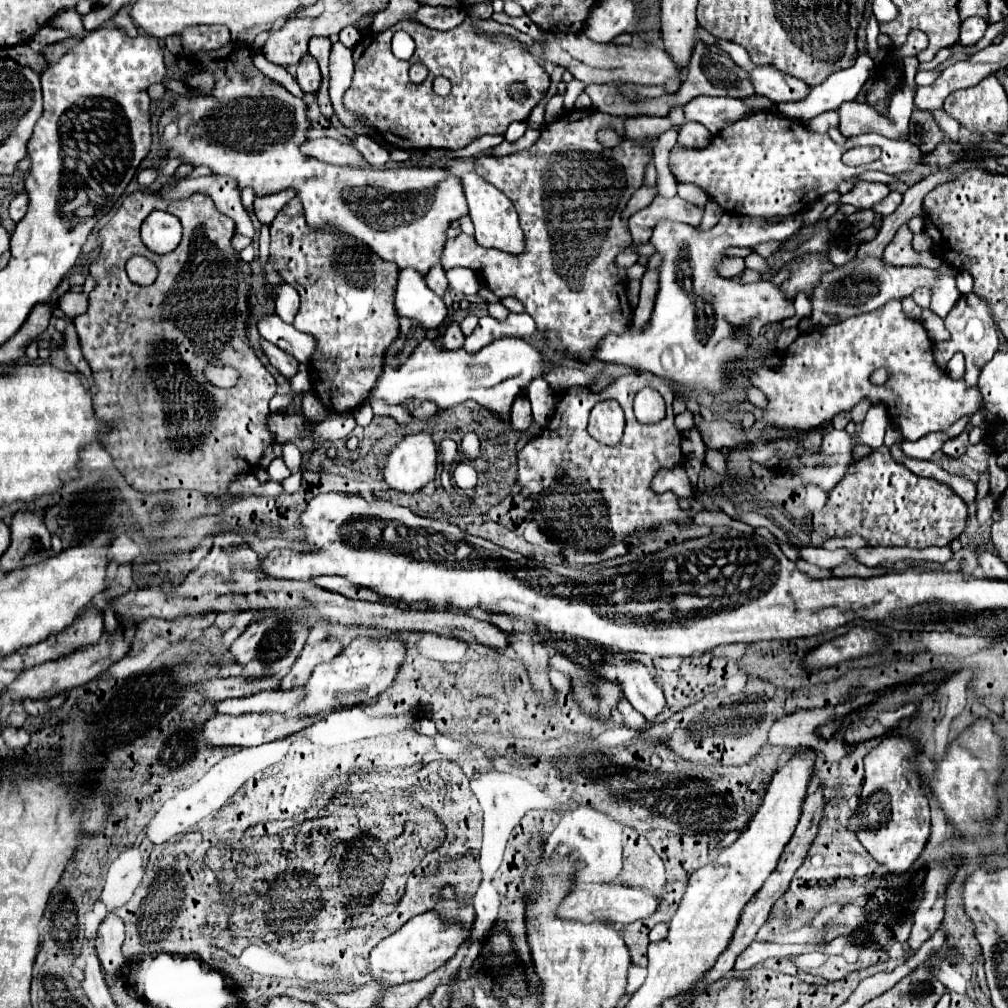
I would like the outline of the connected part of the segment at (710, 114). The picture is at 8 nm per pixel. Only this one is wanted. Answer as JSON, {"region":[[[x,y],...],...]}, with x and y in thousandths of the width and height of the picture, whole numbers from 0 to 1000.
{"region":[[[691,95],[679,105],[679,111],[682,120],[693,121],[709,134],[723,122],[743,114],[745,108],[733,98]]]}

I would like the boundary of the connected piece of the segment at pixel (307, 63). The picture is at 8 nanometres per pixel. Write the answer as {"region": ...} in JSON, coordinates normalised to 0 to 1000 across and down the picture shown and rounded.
{"region":[[[303,55],[297,64],[295,64],[295,74],[293,74],[297,86],[303,92],[313,92],[316,88],[318,82],[318,72],[316,72],[316,64],[314,59],[311,55]]]}

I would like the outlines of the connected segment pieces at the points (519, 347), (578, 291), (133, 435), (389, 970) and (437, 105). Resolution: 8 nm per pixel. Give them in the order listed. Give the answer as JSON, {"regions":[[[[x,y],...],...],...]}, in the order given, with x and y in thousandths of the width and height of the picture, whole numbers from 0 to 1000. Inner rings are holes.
{"regions":[[[[497,334],[497,336],[491,336],[489,340],[485,340],[483,344],[479,344],[473,352],[465,352],[461,350],[459,346],[455,348],[438,348],[434,346],[426,336],[420,336],[412,346],[410,350],[404,354],[404,358],[400,362],[396,362],[394,366],[392,364],[386,364],[382,362],[378,372],[374,374],[372,382],[368,384],[368,388],[364,390],[364,394],[354,402],[360,404],[360,402],[370,402],[372,398],[382,398],[386,404],[390,402],[396,402],[400,398],[406,398],[406,396],[416,396],[416,398],[430,398],[434,400],[436,406],[445,406],[449,402],[455,402],[463,396],[469,396],[473,398],[475,402],[483,404],[489,412],[497,414],[497,416],[505,416],[505,408],[507,408],[507,402],[509,402],[509,396],[525,382],[525,376],[529,374],[535,374],[547,360],[539,358],[535,348],[531,344],[527,344],[525,340],[521,340],[517,334]]],[[[588,108],[566,110],[564,116],[557,116],[551,122],[539,126],[537,136],[527,148],[513,150],[501,156],[479,154],[471,158],[471,172],[481,180],[489,182],[495,189],[509,197],[515,211],[517,225],[521,229],[521,249],[515,253],[497,251],[491,247],[481,247],[471,241],[463,231],[455,231],[451,237],[443,237],[438,251],[438,265],[443,269],[447,265],[465,265],[477,271],[483,285],[493,295],[513,295],[521,309],[531,316],[535,330],[551,328],[553,340],[561,352],[584,360],[590,354],[594,340],[604,332],[618,332],[626,322],[626,305],[622,301],[622,275],[620,267],[610,265],[608,255],[624,245],[626,233],[622,223],[616,221],[616,207],[624,199],[630,188],[638,184],[638,168],[644,162],[644,150],[628,140],[616,140],[612,146],[602,148],[594,142],[592,132],[598,126],[618,132],[618,118],[606,116]],[[553,186],[584,186],[574,189],[557,189]]],[[[146,186],[146,188],[138,188],[138,189],[130,191],[130,193],[126,193],[122,203],[118,205],[118,209],[108,217],[108,221],[104,225],[100,225],[96,229],[98,253],[88,263],[88,273],[94,277],[94,287],[88,291],[88,305],[86,305],[86,309],[82,313],[74,314],[72,320],[74,320],[74,326],[76,326],[78,336],[80,336],[82,352],[88,358],[88,362],[92,366],[92,376],[96,380],[96,392],[94,392],[94,398],[92,398],[94,400],[94,410],[96,410],[98,416],[112,418],[112,424],[114,424],[114,428],[110,428],[108,434],[100,436],[100,439],[110,449],[110,453],[114,457],[114,463],[122,469],[126,479],[132,485],[142,487],[142,489],[168,487],[168,485],[195,485],[195,487],[205,489],[205,491],[223,491],[227,479],[233,473],[237,473],[237,471],[251,469],[257,463],[255,459],[259,457],[263,445],[273,439],[273,432],[265,424],[265,414],[269,412],[267,398],[273,392],[275,380],[273,380],[271,372],[263,366],[263,362],[257,358],[253,348],[249,346],[249,340],[247,340],[247,334],[245,334],[245,322],[247,322],[247,314],[249,314],[249,303],[247,303],[247,287],[249,287],[249,283],[245,281],[245,277],[249,277],[249,265],[247,263],[239,263],[237,251],[229,243],[229,235],[233,231],[231,217],[221,213],[219,209],[215,209],[215,205],[211,203],[209,195],[193,191],[188,197],[182,197],[182,199],[168,199],[168,197],[154,195],[154,189],[156,189],[154,186]],[[154,207],[176,213],[176,217],[182,223],[182,237],[180,237],[180,241],[176,243],[176,247],[172,247],[170,251],[164,251],[164,253],[156,253],[156,251],[148,249],[138,237],[138,225],[140,225],[142,217]],[[132,253],[142,253],[142,255],[150,257],[156,263],[158,273],[156,273],[154,281],[150,281],[150,283],[136,283],[136,281],[132,281],[126,275],[124,259],[128,255],[132,255]],[[205,362],[229,362],[231,366],[237,368],[235,382],[229,384],[229,386],[217,386],[217,384],[209,382],[203,376],[203,370],[201,370]]],[[[432,904],[418,906],[406,912],[394,926],[382,930],[372,938],[372,941],[366,947],[366,965],[370,969],[370,975],[380,983],[384,983],[404,973],[420,971],[424,965],[432,963],[436,957],[447,951],[455,941],[455,938],[461,936],[463,932],[465,924],[459,922],[455,916],[441,916],[434,910]]],[[[463,17],[461,23],[457,23],[451,29],[445,31],[430,31],[426,27],[420,27],[412,21],[396,21],[390,27],[386,27],[380,33],[368,33],[352,45],[350,49],[352,57],[352,72],[350,82],[346,90],[342,90],[340,102],[344,108],[358,112],[366,124],[392,148],[428,148],[428,146],[441,146],[441,148],[457,148],[465,144],[469,138],[475,138],[477,134],[499,134],[509,120],[521,120],[527,112],[527,108],[537,100],[537,96],[543,92],[547,78],[541,72],[541,68],[527,57],[523,51],[523,45],[515,43],[513,39],[499,35],[499,33],[473,33],[467,19]],[[394,31],[402,31],[412,41],[412,53],[406,61],[398,61],[388,53],[388,37]],[[410,63],[420,63],[426,68],[426,74],[420,82],[412,84],[406,80],[404,70]],[[434,74],[439,74],[447,80],[449,88],[443,96],[432,94],[428,82]]]]}

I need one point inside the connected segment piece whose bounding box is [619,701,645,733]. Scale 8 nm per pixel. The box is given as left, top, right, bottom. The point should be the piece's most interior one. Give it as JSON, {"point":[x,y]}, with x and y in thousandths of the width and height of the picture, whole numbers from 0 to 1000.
{"point":[628,714]}

